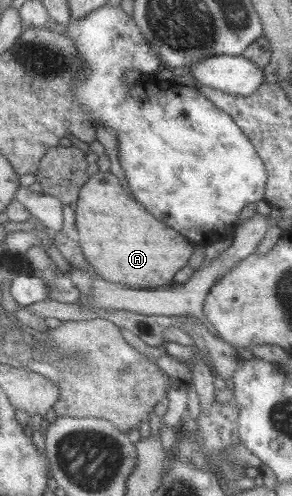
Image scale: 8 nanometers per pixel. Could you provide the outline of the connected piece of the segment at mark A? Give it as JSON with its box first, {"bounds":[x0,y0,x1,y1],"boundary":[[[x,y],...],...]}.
{"bounds":[77,172,194,289],"boundary":[[[99,172],[91,176],[91,180],[84,186],[80,202],[78,202],[77,219],[80,229],[80,246],[96,271],[105,280],[116,283],[126,283],[140,289],[173,286],[176,274],[188,264],[194,243],[168,226],[154,214],[151,214],[122,184],[122,180],[112,172]]]}

